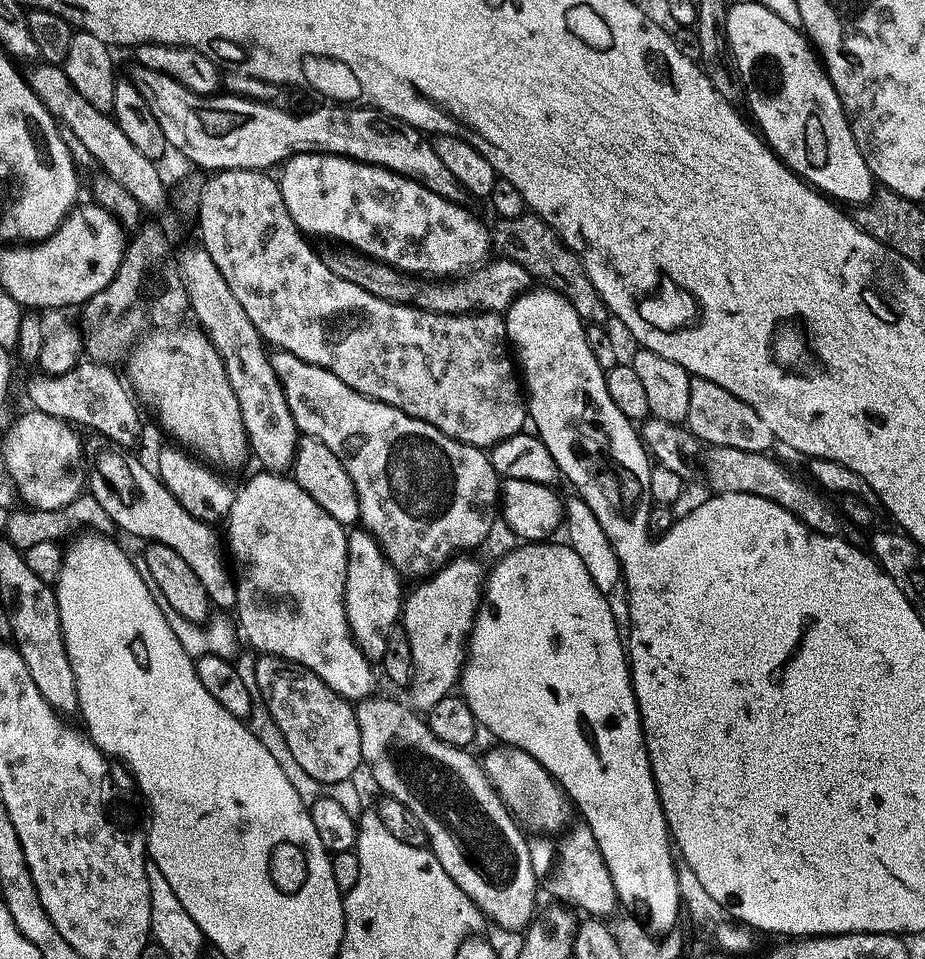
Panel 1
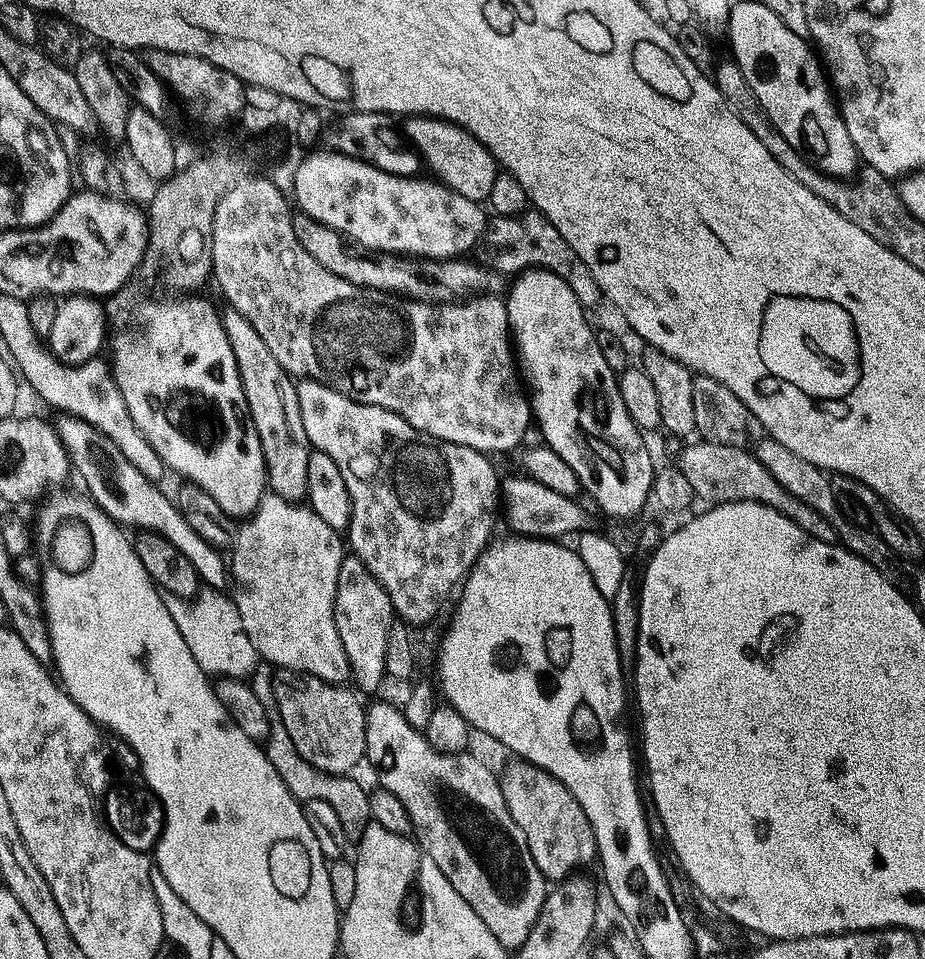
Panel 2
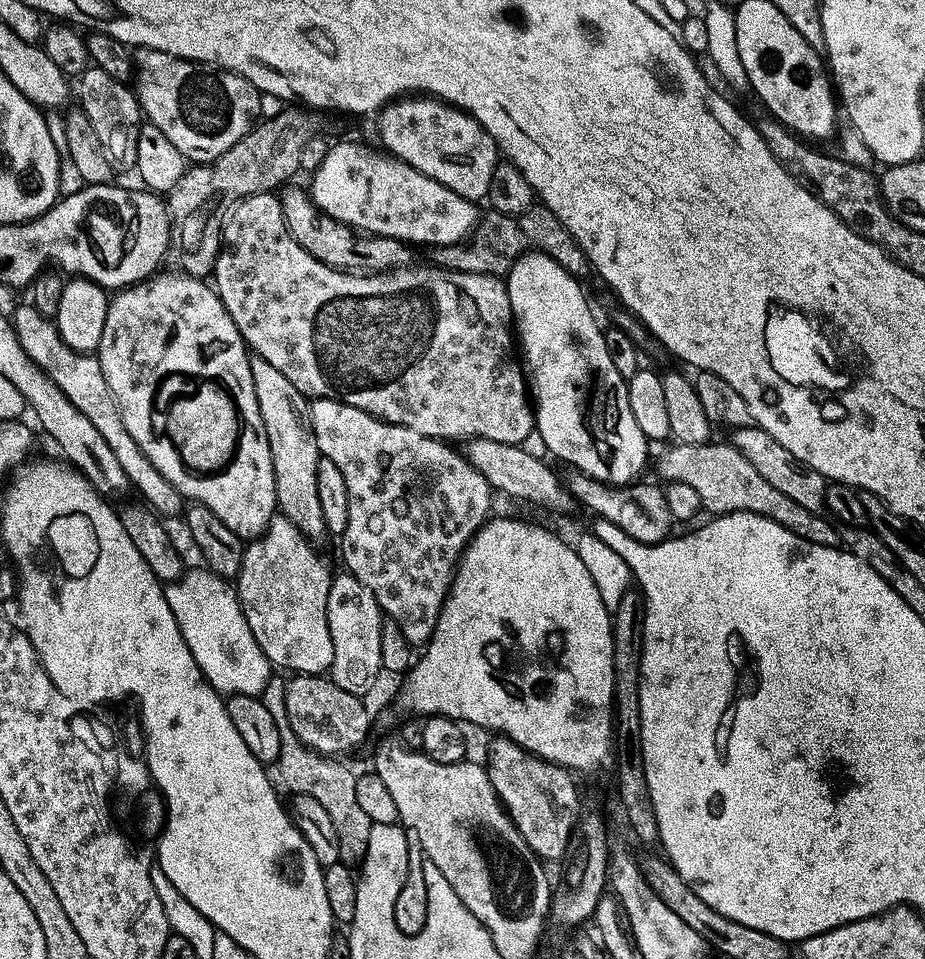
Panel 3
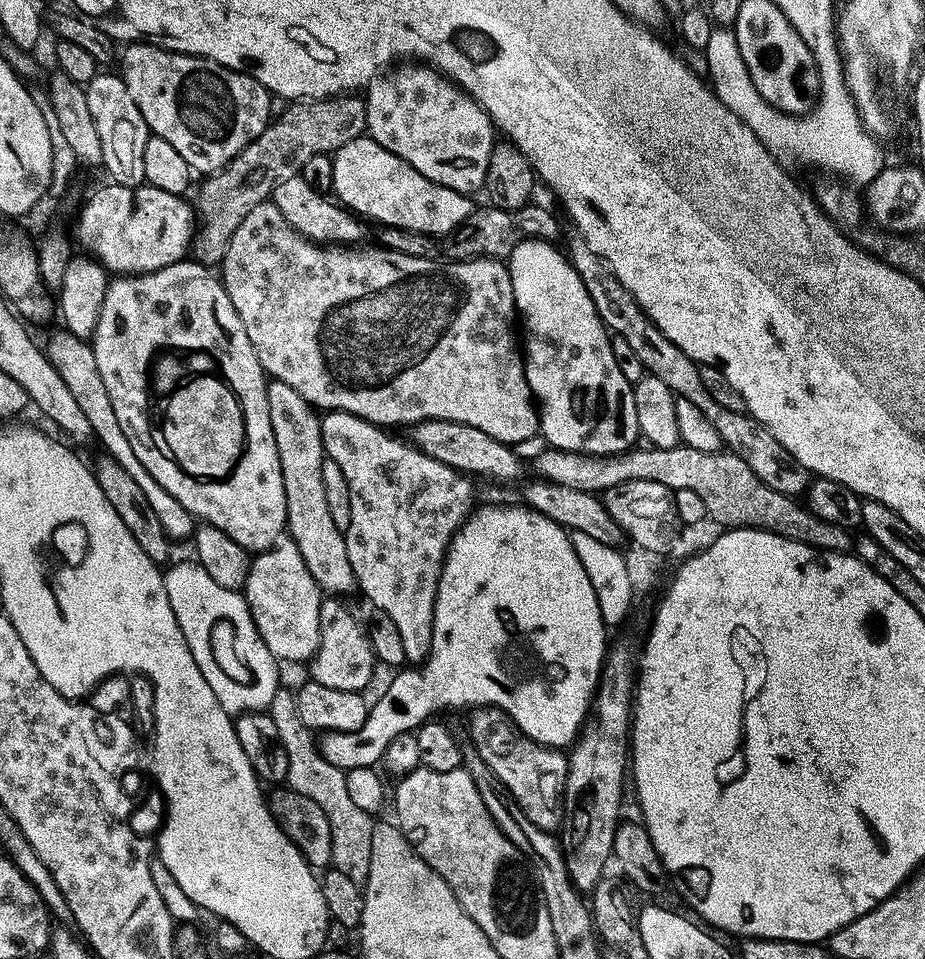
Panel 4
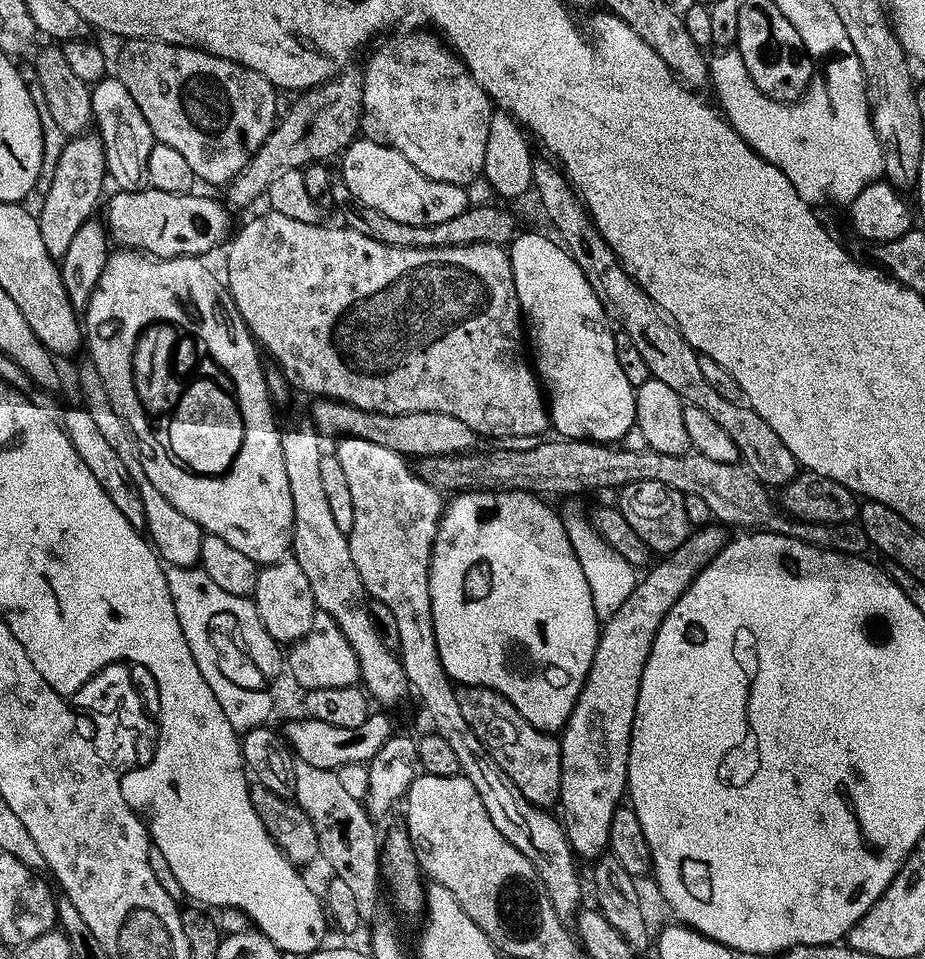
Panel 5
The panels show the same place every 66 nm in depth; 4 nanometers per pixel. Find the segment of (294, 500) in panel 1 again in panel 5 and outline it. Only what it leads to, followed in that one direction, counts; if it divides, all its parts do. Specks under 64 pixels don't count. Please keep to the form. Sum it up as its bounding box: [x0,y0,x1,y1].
[254,558,318,646]

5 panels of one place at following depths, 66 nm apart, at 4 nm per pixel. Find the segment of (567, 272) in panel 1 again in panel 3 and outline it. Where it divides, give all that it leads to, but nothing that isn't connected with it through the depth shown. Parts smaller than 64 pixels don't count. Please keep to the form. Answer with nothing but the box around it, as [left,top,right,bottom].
[426,206,592,280]

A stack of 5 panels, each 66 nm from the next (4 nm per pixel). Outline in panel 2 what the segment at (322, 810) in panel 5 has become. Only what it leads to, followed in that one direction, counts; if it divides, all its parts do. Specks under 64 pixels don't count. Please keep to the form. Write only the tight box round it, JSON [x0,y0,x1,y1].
[250,666,373,841]

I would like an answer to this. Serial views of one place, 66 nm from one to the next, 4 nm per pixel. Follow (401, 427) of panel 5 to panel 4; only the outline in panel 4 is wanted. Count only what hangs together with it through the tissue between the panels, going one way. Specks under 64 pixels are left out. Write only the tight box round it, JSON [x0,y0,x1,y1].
[411,420,522,482]

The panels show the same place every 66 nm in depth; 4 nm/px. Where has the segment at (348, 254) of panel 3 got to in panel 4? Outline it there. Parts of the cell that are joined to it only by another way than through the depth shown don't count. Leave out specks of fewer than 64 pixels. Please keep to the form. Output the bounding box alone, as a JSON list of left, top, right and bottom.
[270,175,368,246]

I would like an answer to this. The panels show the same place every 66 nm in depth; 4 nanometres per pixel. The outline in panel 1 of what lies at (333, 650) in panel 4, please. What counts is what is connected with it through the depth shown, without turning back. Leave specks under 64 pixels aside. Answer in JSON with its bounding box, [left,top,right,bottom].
[346,530,406,662]

